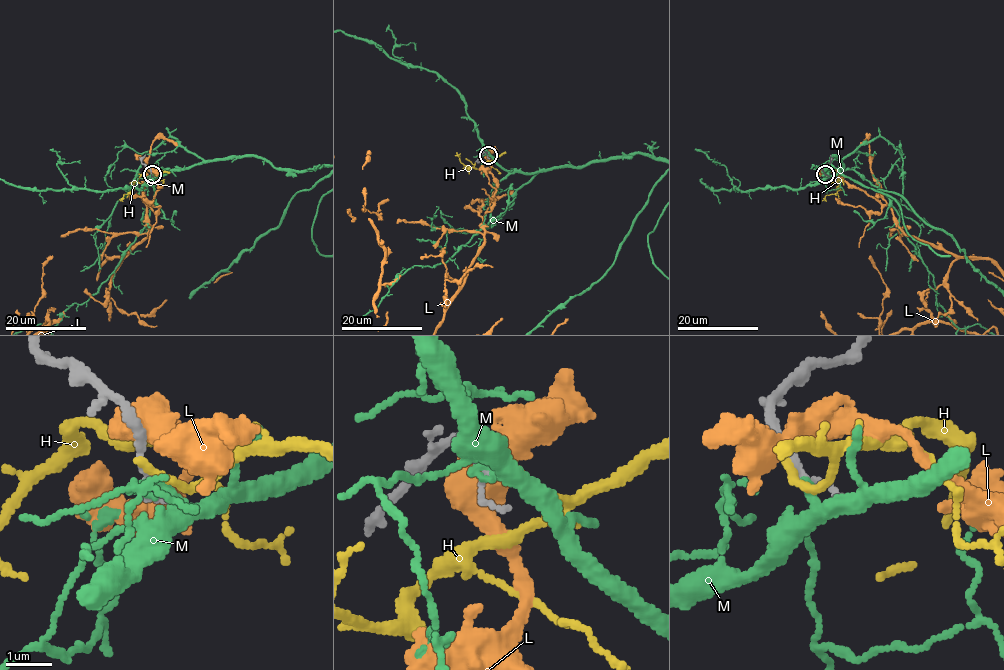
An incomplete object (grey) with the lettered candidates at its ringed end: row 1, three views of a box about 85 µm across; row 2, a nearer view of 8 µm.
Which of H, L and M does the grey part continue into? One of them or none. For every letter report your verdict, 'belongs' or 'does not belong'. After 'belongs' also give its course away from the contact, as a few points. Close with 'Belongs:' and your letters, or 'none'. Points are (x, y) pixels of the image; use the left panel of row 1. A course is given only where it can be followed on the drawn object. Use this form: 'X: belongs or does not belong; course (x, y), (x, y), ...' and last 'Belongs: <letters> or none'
H: does not belong
L: does not belong
M: belongs
Belongs: M

